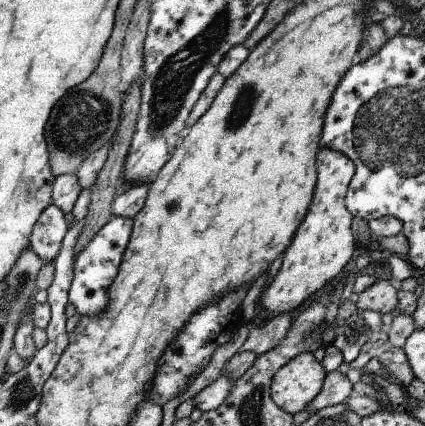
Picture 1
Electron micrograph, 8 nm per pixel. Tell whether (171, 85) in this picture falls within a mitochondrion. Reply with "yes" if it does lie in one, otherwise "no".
yes

